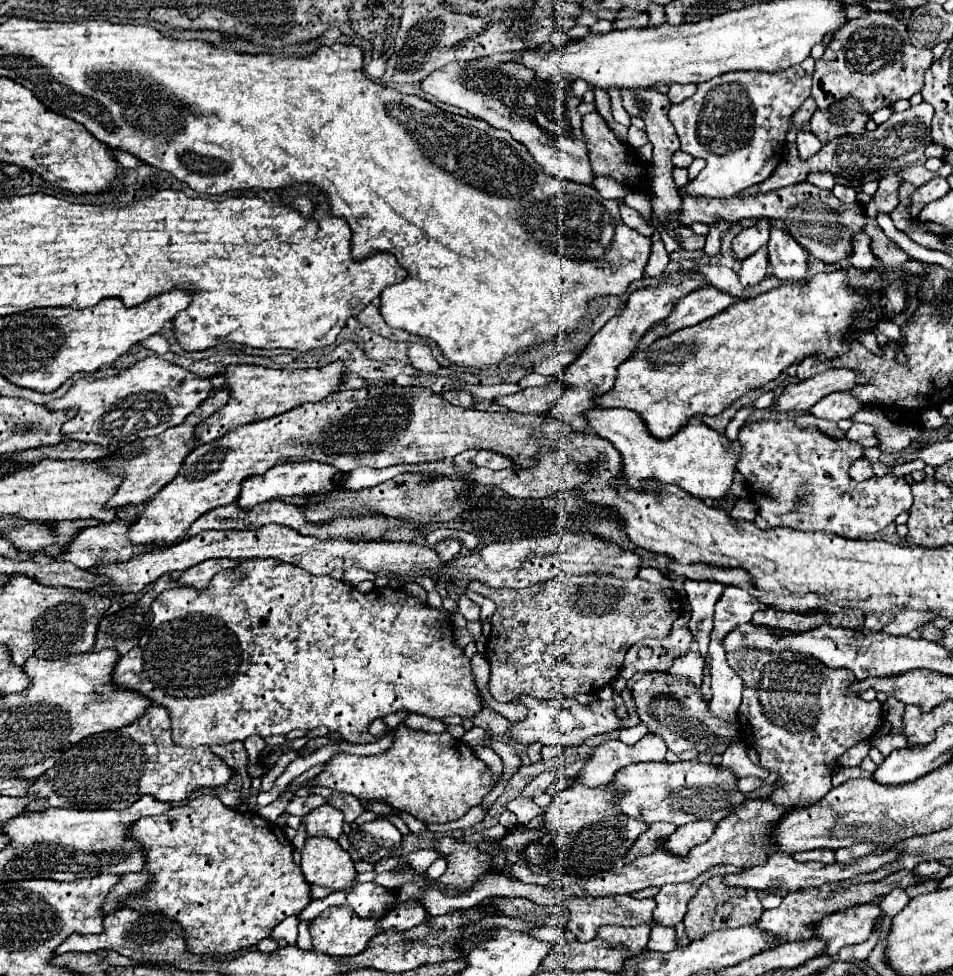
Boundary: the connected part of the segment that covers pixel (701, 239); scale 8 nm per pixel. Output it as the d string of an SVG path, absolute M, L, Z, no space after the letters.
M683 226L679 230L679 236L681 236L681 246L685 246L685 250L699 250L705 246L705 236L699 236L695 234L691 228Z

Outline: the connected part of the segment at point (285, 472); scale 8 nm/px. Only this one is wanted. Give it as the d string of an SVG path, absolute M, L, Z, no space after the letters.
M283 462L273 468L269 468L263 476L251 476L243 480L241 494L237 498L237 506L243 510L251 510L261 502L277 500L277 498L295 498L295 496L311 496L311 494L327 494L329 490L337 488L343 480L343 474L339 470L333 470L333 466L325 466L321 462Z

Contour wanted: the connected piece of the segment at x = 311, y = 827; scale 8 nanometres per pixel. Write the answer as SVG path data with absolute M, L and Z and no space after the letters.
M323 804L303 816L307 836L325 836L337 840L343 834L343 812Z

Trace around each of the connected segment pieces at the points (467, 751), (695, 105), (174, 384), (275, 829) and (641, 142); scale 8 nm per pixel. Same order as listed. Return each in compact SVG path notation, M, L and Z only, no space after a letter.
M399 724L391 736L391 748L375 756L335 754L325 762L323 772L313 782L343 794L353 794L363 802L387 802L425 824L445 824L463 818L495 786L487 766L473 754L471 746L455 740L449 732L429 734Z
M791 66L781 74L729 72L697 84L697 92L691 98L683 100L681 104L673 104L669 110L669 120L677 130L681 148L685 150L709 148L707 166L701 170L697 178L689 180L681 190L689 196L729 198L769 178L777 168L777 164L785 158L785 134L789 128L789 120L793 112L809 98L809 90L811 90L811 76L805 74L801 66Z
M157 356L135 362L123 374L105 380L81 378L65 396L49 400L49 410L73 410L75 416L61 426L65 440L93 442L101 446L123 446L137 438L157 436L171 426L179 426L213 390L209 378L199 378L181 366Z
M205 794L205 796L197 796L193 798L191 802L187 802L185 806L177 806L177 808L171 808L169 812L161 814L161 816L147 816L147 818L139 818L137 822L133 822L129 828L127 828L127 836L139 844L143 848L143 854L145 854L145 872L151 874L151 880L145 884L145 890L143 892L137 892L137 894L129 894L127 898L123 898L123 908L131 908L131 910L137 910L137 912L151 912L151 914L161 914L165 918L171 918L175 922L179 922L183 926L183 932L185 932L185 942L187 942L187 948L189 952L193 954L209 954L209 956L227 956L231 952L237 952L241 948L249 948L249 946L257 946L263 938L269 938L271 930L283 922L287 916L297 916L309 902L311 902L311 888L309 884L305 882L299 866L293 862L293 844L291 840L283 834L283 830L279 830L279 826L275 822L267 822L263 820L259 814L253 814L253 812L239 812L239 810L233 810L229 806L225 806L217 796L211 796L211 794Z
M631 126L631 128L629 128L627 144L631 144L635 150L641 148L641 146L645 146L645 144L647 144L647 134L645 134L645 130L639 130L639 128Z

